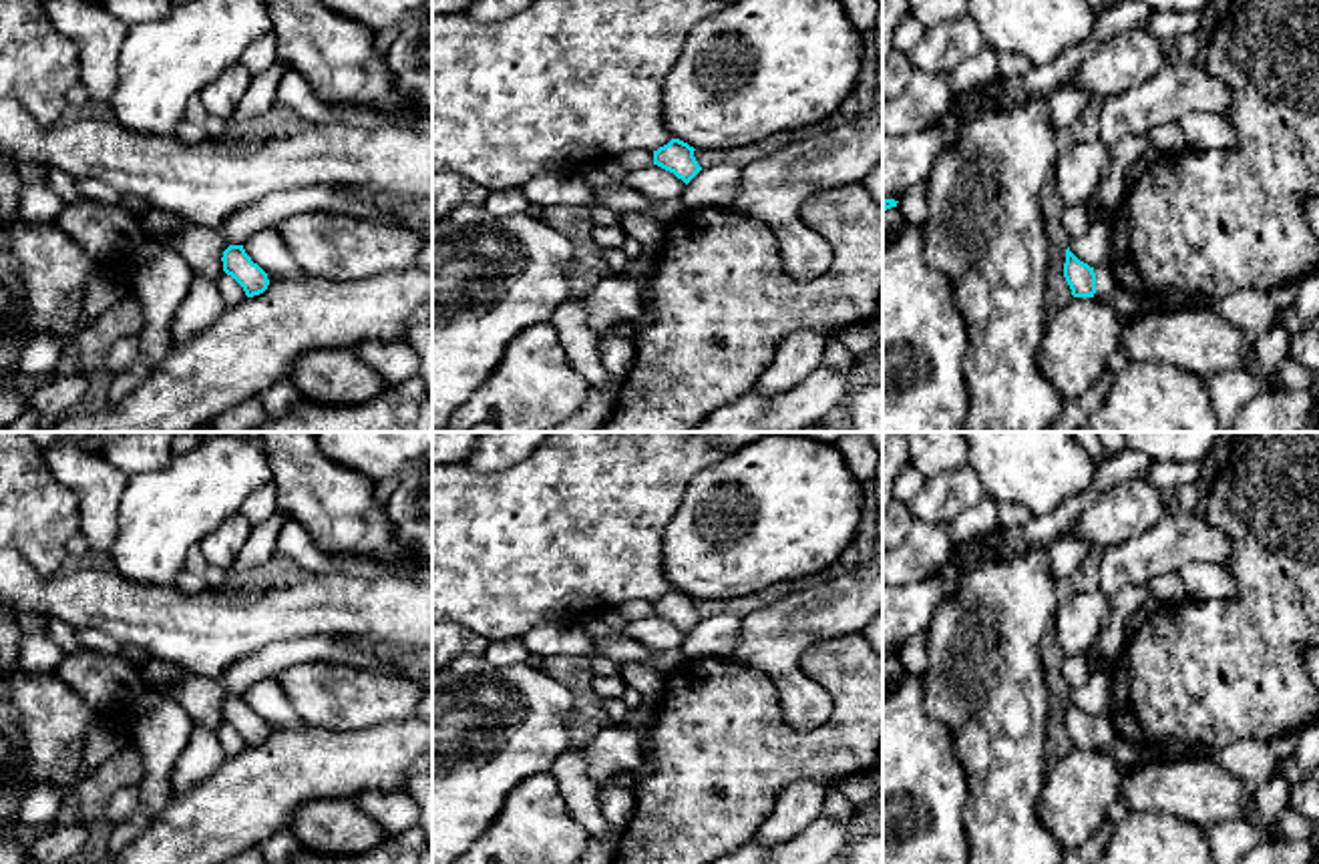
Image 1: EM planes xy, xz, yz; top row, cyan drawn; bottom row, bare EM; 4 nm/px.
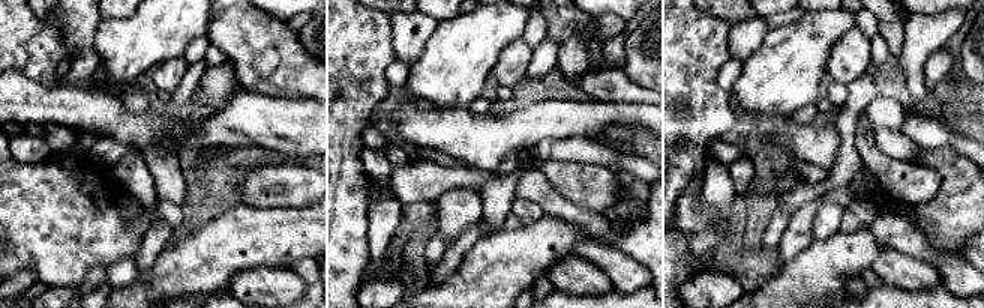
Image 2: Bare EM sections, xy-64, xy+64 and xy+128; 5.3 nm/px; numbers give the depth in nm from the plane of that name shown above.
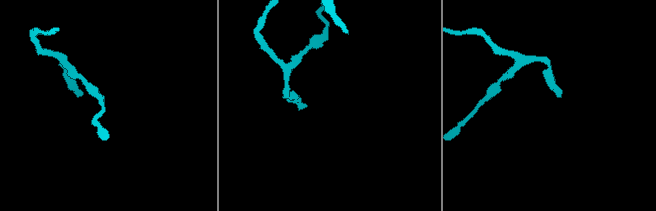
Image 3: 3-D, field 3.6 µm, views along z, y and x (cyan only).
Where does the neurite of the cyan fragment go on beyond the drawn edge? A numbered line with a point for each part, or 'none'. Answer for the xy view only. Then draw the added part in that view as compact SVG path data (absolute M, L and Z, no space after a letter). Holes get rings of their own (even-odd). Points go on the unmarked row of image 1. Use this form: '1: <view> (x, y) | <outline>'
none

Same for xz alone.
none

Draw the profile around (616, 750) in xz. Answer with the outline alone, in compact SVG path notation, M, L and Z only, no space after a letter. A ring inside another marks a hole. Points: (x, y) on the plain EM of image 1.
M611 723L601 727L585 747L587 776L605 786L613 776L633 778L647 758L647 731L631 725Z

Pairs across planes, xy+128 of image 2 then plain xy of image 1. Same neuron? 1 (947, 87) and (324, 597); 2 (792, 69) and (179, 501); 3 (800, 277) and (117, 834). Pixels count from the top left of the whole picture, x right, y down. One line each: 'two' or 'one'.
1: two
2: one
3: two

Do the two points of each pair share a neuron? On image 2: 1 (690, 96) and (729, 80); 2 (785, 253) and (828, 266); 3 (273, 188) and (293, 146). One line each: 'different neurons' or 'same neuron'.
1: different neurons
2: different neurons
3: different neurons

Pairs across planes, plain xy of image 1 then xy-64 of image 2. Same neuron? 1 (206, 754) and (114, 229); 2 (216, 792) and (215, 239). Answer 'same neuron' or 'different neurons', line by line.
1: different neurons
2: same neuron

